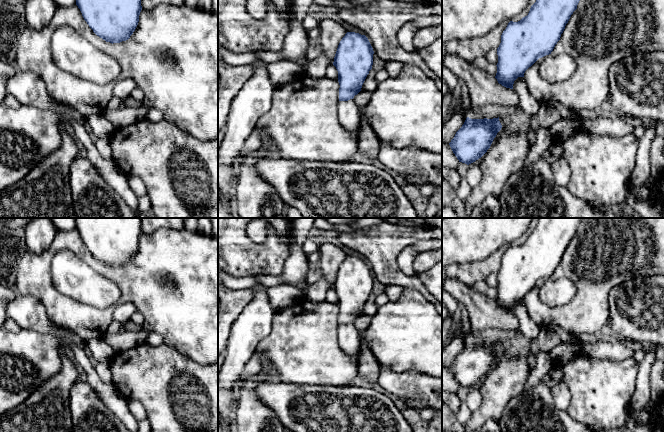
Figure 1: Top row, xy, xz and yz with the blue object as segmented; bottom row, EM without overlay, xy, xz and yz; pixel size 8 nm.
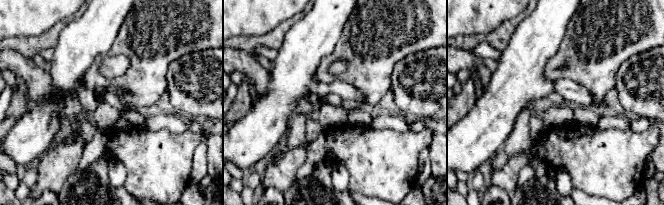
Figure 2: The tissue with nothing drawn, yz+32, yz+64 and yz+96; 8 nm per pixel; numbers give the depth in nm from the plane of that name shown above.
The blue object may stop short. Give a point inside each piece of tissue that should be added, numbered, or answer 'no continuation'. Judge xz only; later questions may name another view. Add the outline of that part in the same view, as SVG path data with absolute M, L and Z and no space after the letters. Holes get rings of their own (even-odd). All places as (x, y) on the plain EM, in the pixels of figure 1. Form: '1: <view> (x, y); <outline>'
1: xz (348, 336); M354 324L339 325L337 335L341 349L348 356L357 357L359 355L360 339L359 330L354 327Z

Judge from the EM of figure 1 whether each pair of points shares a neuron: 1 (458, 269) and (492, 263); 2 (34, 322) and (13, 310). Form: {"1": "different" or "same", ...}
{"1": "same", "2": "same"}

